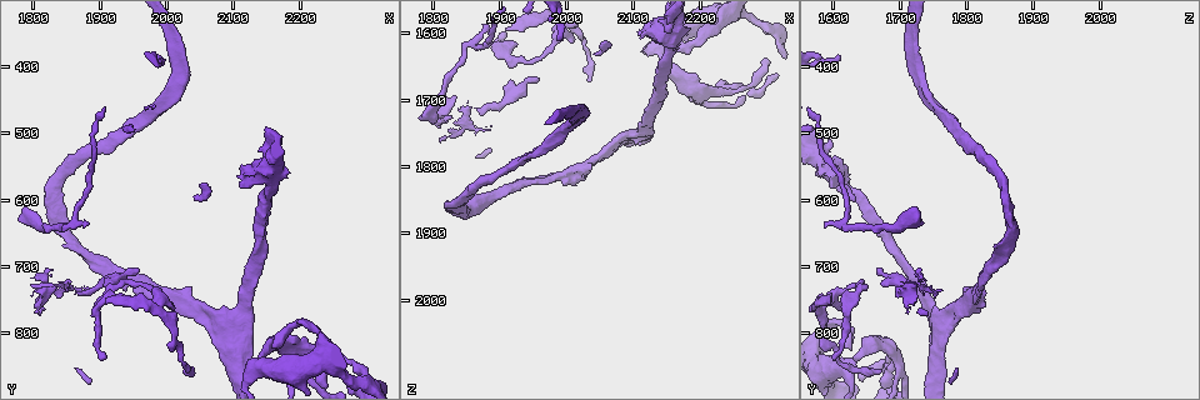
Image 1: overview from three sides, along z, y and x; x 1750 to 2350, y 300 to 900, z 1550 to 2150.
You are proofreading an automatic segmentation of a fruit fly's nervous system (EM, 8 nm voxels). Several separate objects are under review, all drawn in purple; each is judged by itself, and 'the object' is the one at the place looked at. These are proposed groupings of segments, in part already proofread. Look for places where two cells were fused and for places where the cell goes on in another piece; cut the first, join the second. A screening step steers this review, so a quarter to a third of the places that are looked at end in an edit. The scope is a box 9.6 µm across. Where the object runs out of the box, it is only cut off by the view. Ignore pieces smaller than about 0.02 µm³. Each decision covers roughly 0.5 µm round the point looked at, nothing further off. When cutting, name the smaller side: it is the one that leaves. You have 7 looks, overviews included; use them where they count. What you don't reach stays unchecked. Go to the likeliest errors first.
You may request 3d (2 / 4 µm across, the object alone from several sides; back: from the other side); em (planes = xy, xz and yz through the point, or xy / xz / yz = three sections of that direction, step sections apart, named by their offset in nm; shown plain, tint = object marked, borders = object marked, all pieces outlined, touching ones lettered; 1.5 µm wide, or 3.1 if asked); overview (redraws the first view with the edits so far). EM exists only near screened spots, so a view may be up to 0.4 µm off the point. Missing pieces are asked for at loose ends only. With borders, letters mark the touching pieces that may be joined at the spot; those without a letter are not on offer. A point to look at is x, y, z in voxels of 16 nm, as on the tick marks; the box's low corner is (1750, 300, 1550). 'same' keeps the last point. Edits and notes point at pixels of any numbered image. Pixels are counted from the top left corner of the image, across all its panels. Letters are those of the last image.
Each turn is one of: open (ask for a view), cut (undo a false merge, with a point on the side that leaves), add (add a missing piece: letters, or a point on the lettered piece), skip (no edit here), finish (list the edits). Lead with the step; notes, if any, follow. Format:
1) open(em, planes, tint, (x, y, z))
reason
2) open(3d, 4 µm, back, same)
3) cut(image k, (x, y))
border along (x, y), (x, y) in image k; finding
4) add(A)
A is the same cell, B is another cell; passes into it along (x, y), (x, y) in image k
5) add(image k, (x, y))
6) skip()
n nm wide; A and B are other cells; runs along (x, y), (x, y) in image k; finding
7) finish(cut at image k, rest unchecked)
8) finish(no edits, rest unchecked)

open(em, yz, step 8, tint, (1910, 835, 1600))
an open end

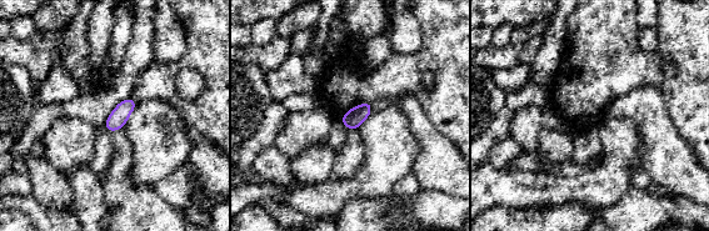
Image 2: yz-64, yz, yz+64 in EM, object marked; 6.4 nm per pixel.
open(em, planes, borders, same)
cut it another way

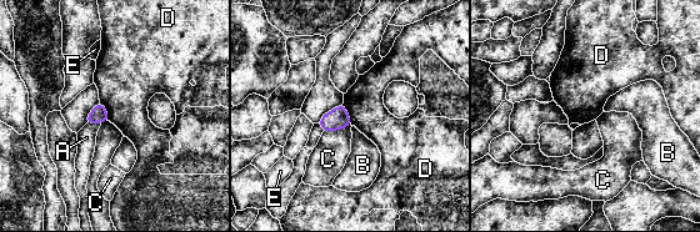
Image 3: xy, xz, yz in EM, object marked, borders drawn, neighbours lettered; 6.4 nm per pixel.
skip()
C touches over 180 nm; A, B, C, D and E are other cells; border along (343, 104), (351, 124) in image 3; no lettered piece goes on from it

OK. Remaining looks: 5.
open(em, planes, borders, (2185, 815, 1685))
arms run side by side

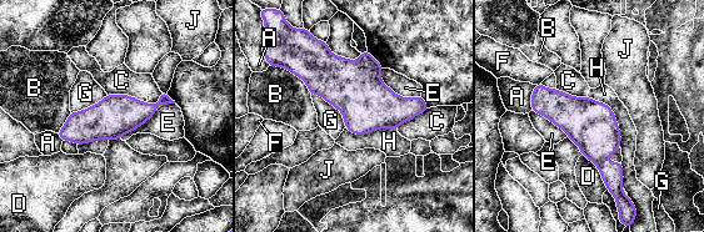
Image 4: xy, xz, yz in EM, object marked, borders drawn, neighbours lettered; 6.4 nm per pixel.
skip()
A, B, C, D, E, F, G, H and J are other cells; runs along (166, 99), (61, 134) in image 4; all the same cell

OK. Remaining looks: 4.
open(em, planes, borders, (2300, 870, 1640))

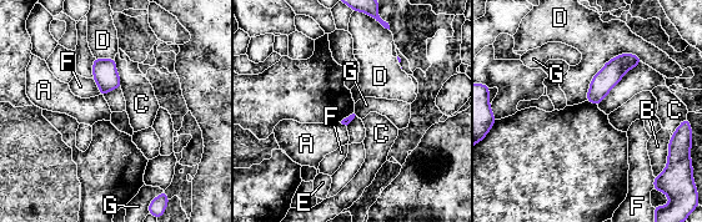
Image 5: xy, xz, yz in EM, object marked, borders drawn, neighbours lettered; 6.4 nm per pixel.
skip()
A, B, C, D, E, F and G are other cells; runs along (633, 57), (626, 61), (590, 97) in image 5; none of them fits

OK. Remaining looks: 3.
finish(no edits, rest unchecked)

